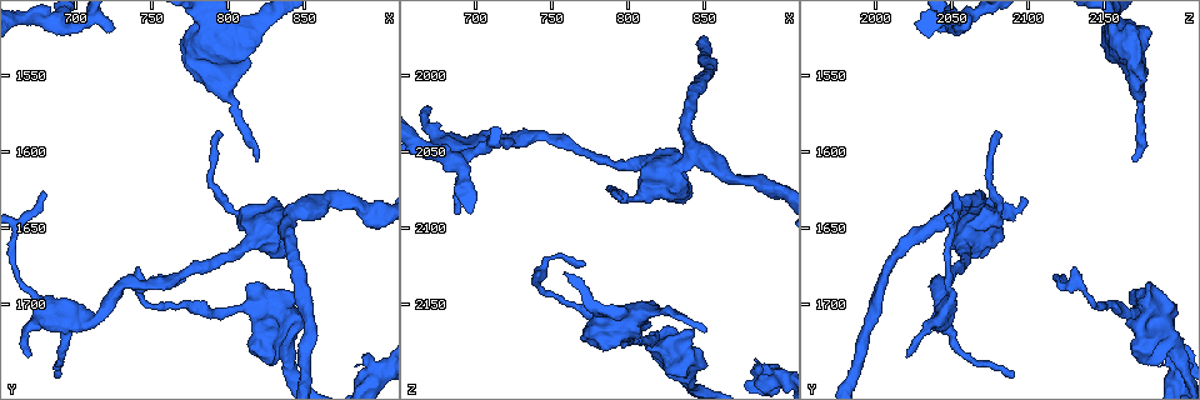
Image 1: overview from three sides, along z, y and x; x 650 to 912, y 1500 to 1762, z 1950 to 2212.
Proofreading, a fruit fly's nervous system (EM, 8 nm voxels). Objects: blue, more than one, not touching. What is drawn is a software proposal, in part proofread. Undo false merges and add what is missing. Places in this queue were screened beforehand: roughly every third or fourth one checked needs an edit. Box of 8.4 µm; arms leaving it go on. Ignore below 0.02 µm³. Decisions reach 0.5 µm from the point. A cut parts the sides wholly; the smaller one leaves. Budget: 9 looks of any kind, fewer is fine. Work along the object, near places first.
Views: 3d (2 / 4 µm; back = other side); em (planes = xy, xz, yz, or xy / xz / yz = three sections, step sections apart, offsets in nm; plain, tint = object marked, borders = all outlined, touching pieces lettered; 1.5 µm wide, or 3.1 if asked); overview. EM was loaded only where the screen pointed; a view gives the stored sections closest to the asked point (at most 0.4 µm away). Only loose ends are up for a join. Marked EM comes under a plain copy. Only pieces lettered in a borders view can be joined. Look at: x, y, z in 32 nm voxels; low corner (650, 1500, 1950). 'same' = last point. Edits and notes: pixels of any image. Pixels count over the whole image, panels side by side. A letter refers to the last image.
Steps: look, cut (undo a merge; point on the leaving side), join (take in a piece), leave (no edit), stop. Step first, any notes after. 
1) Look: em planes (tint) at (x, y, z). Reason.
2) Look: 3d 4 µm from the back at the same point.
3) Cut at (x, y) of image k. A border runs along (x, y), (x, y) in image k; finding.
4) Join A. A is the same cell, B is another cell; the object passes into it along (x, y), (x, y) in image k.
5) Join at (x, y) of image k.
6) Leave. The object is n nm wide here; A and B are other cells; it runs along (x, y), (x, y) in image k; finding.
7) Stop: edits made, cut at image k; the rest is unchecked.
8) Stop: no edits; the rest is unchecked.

Look: 3d 4 µm from the back at (724, 1522, 2044). An open end.

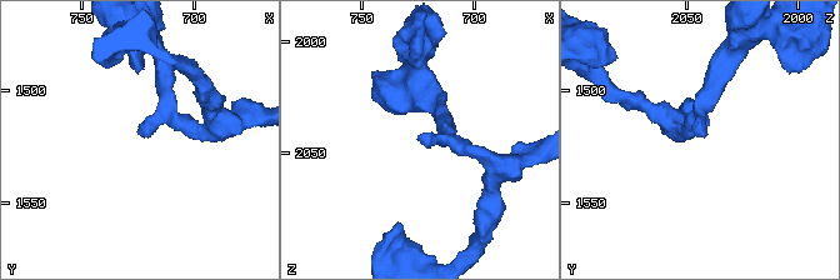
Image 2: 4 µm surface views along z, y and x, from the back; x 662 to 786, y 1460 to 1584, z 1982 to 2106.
Look: em planes (borders) at (724, 1519, 2042). Now the EM.

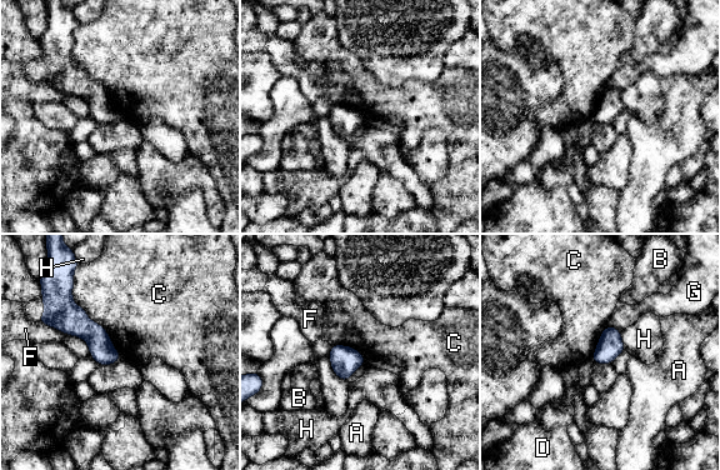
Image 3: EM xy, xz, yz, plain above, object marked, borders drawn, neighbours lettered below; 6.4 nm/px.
Leave. A, B, C, D, F, G and H are other cells; a border runs along (73, 281), (73, 300), (121, 356) in image 3; none of them fits.

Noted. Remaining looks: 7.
Look: 3d 2 µm at (820, 1530, 2152). Stops while still wide.

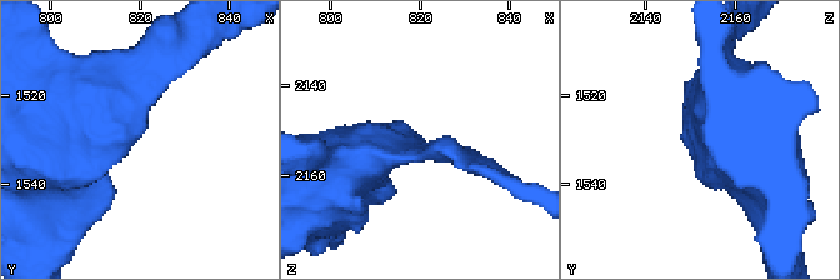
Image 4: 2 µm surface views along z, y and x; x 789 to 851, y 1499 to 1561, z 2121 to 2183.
Look: em yz step 4 (tint) at (820, 1530, 2153).

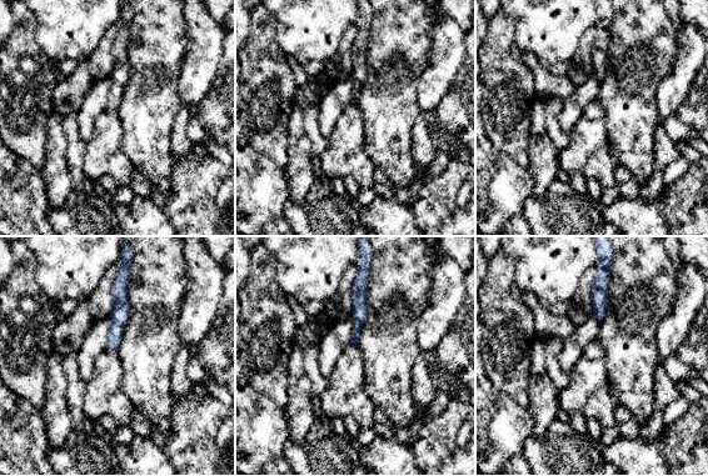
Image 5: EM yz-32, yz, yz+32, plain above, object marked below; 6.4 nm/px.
Look: em yz step 4 (borders) at the same point. See the neighbours.

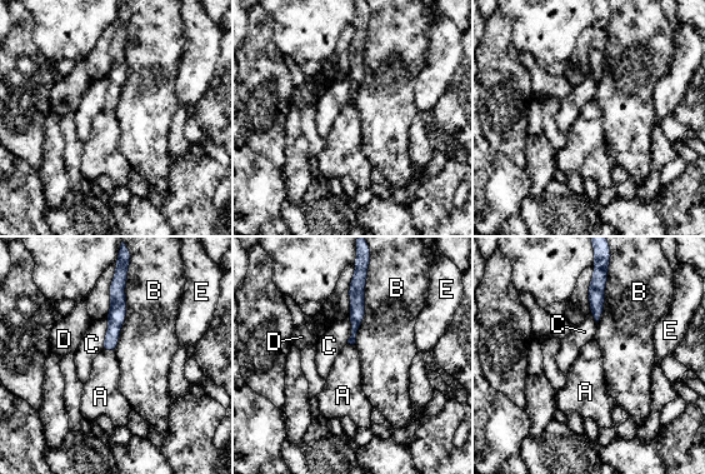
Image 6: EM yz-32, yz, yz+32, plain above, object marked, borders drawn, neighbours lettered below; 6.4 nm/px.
Leave. The longest contact is with B, 500 nm; A, B, C, D and E are other cells; a border runs along (103, 349), (114, 352) in image 6; no lettered piece goes on from it.

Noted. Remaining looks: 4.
Look: 3d 2 µm at (794, 1588, 2078). An open end.

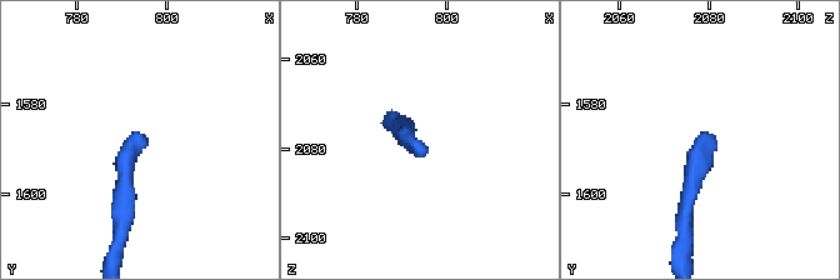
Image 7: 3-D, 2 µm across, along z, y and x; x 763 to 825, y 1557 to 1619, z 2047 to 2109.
Look: em yz step 8 (borders) at (795, 1586, 2080).

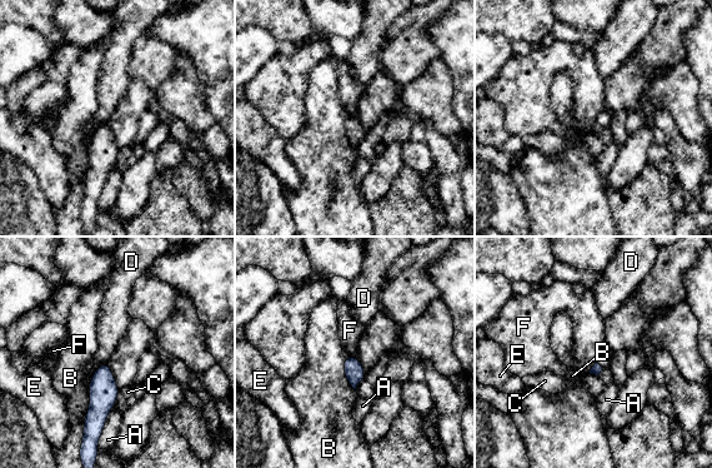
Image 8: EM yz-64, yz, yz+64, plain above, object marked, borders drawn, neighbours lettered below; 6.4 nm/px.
Leave. The longest contact is with B, 400 nm; A, B, C, D, E and F are other cells; a border runs along (355, 357), (345, 358) in image 8; none of them fits.

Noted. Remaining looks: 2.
Look: em planes (borders) at (890, 1736, 2190). An open end.

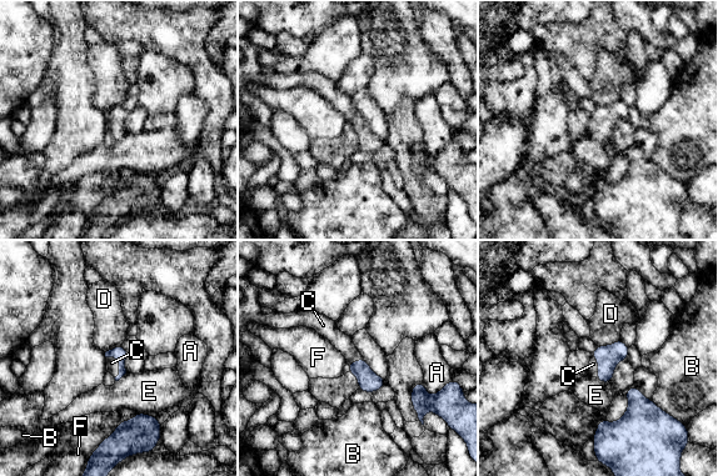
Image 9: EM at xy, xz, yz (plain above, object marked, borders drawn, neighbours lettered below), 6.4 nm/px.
Join C. The longest contact is with D, 160 nm; C is the same cell, A, B, D, E and F are other cells; the object passes into it along (120, 352), (119, 364), (111, 362) in image 9; the cell continues.

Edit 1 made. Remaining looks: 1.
Stop: edits made, join at image 9; the rest is unchecked.

